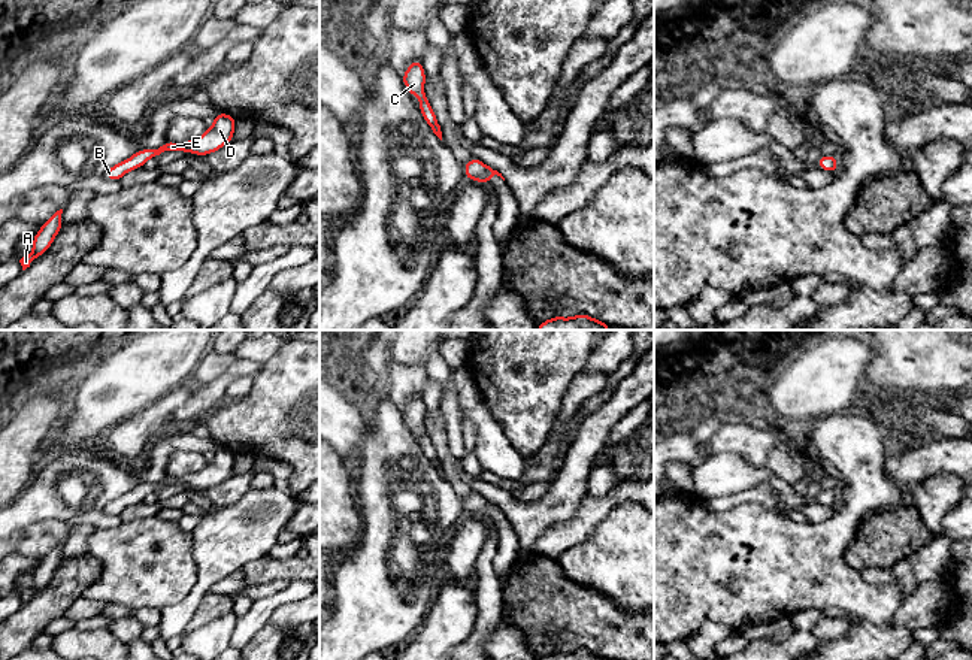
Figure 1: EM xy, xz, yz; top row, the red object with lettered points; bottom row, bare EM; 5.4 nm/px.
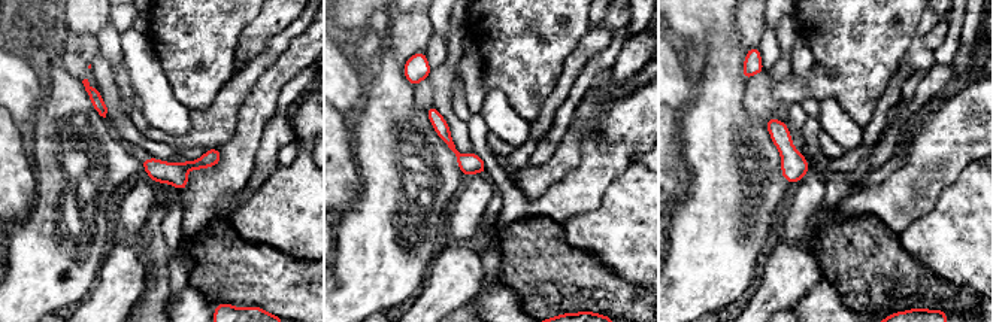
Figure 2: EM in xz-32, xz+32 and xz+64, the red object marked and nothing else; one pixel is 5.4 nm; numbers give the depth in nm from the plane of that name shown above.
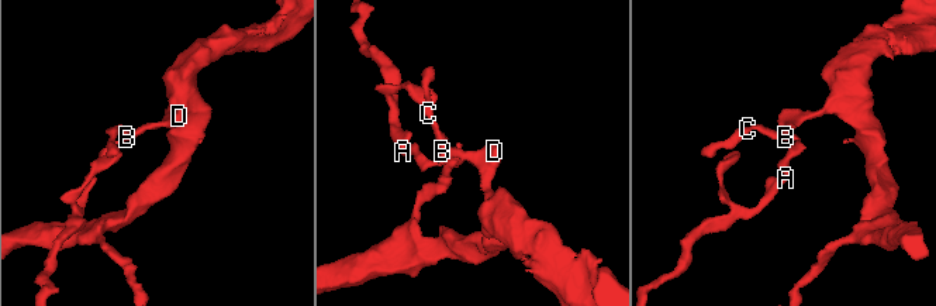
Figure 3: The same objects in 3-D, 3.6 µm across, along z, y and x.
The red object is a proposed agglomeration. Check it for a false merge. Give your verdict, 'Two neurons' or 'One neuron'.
One neuron

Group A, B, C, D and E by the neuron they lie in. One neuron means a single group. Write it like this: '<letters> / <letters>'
A B C D E

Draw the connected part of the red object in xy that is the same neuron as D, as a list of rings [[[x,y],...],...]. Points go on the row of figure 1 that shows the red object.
[[[219,112],[214,118],[214,124],[208,130],[193,140],[184,143],[166,143],[158,149],[140,149],[136,151],[130,158],[109,167],[105,176],[110,181],[119,181],[125,173],[143,167],[149,158],[155,158],[164,151],[191,152],[196,155],[208,155],[224,148],[233,140],[236,118],[228,113]]]

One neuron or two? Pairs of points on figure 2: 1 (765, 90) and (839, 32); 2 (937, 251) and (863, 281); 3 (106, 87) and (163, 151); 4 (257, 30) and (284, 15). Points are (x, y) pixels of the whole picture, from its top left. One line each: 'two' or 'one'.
1: one
2: two
3: one
4: one

